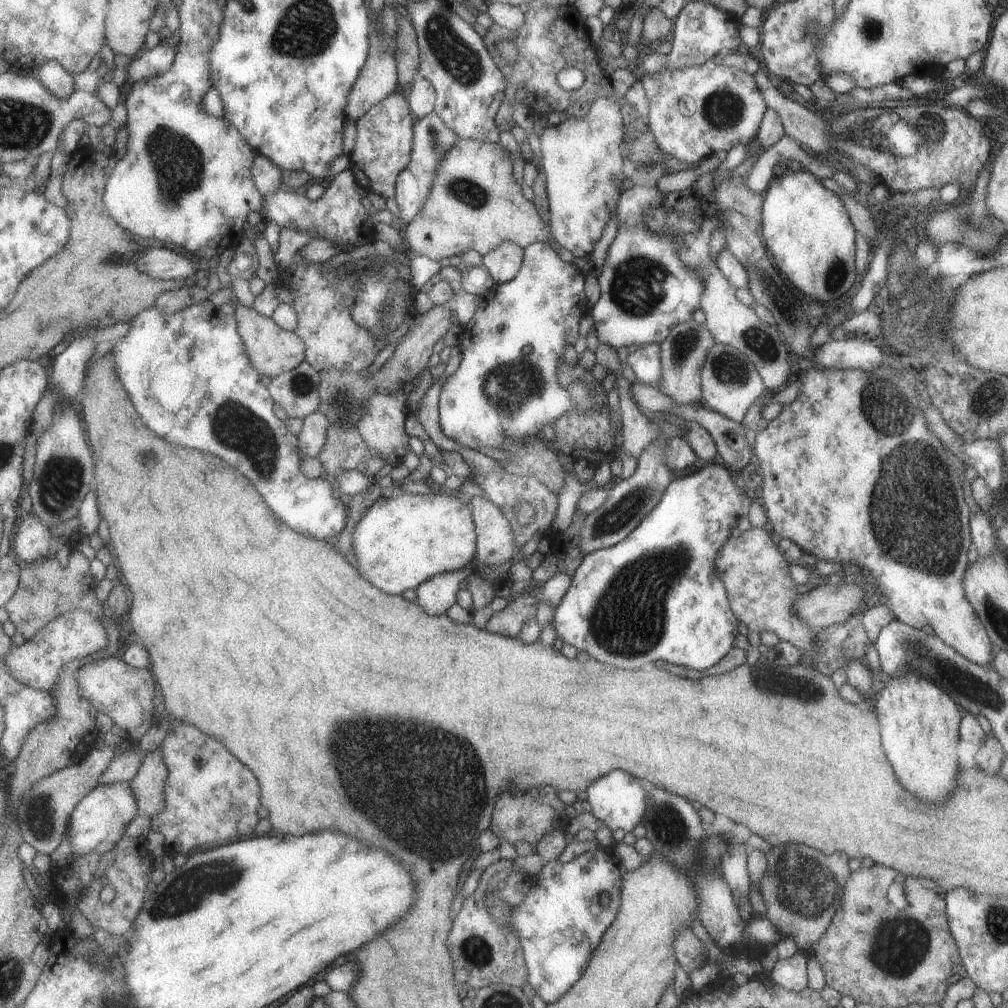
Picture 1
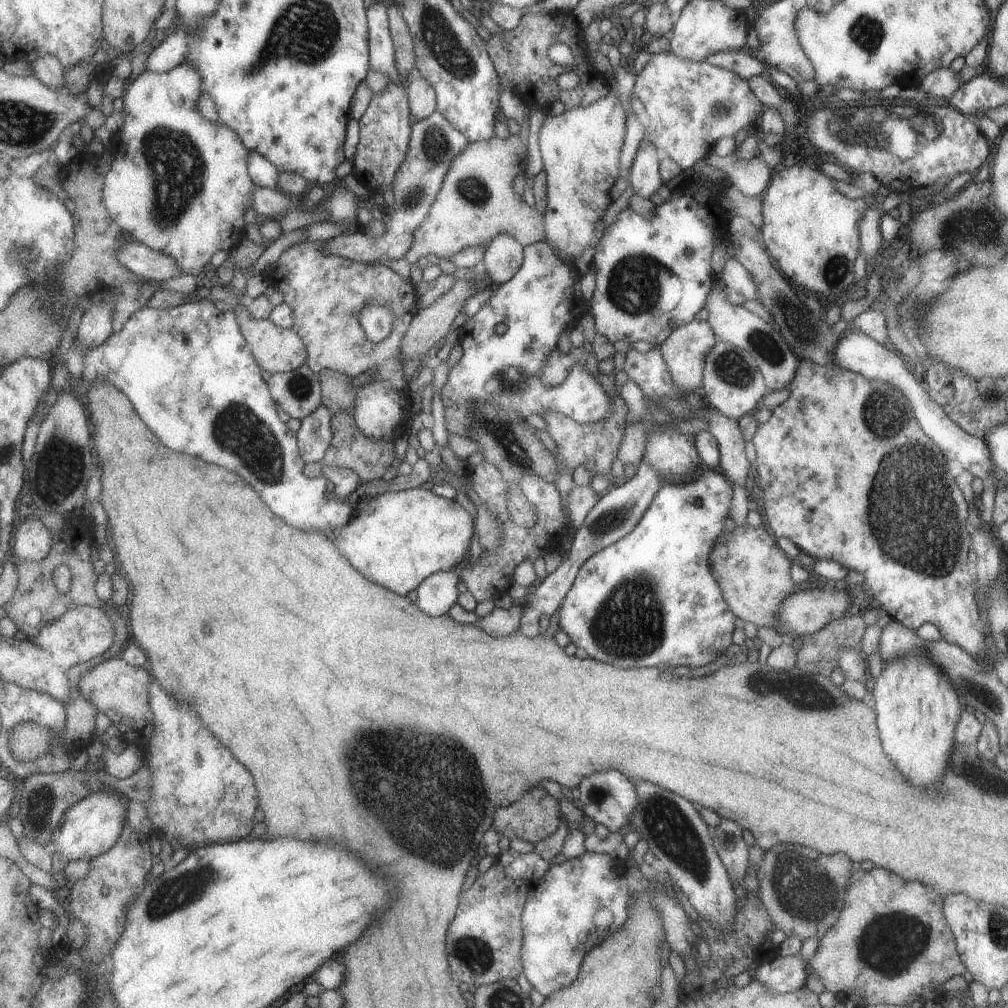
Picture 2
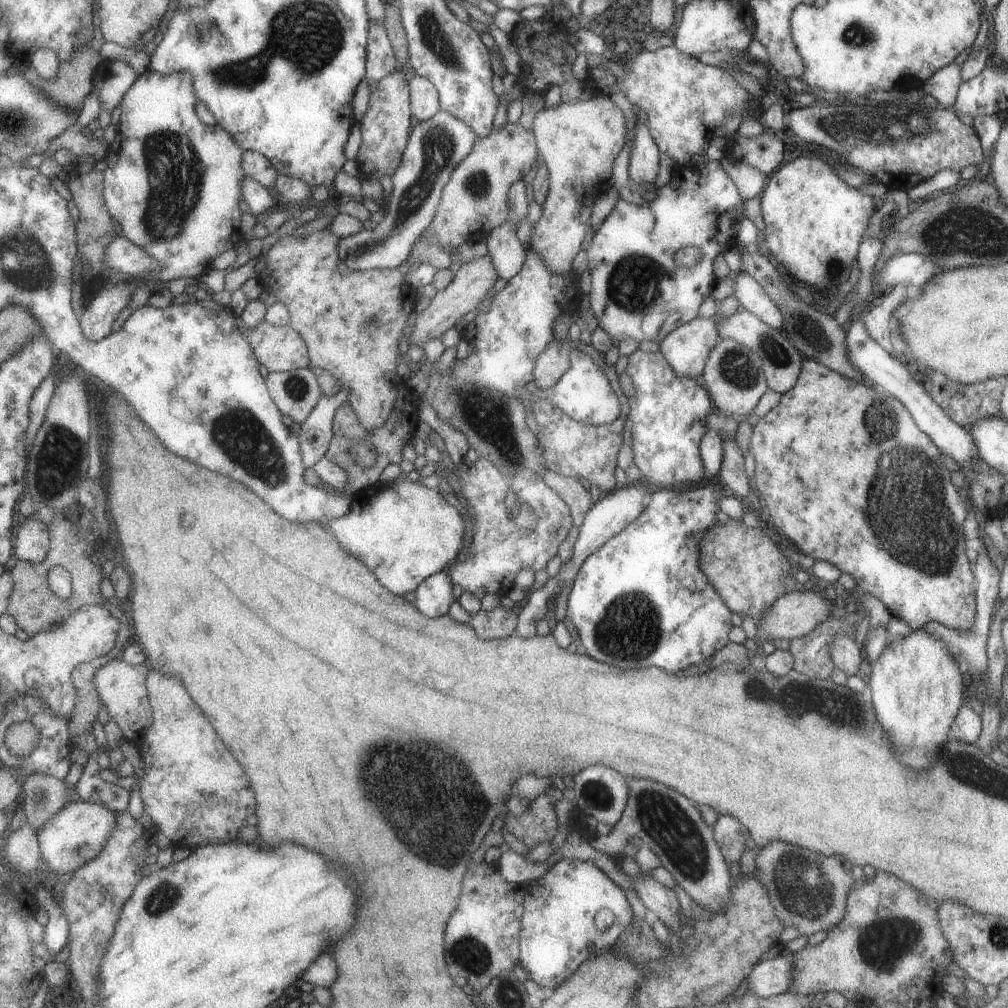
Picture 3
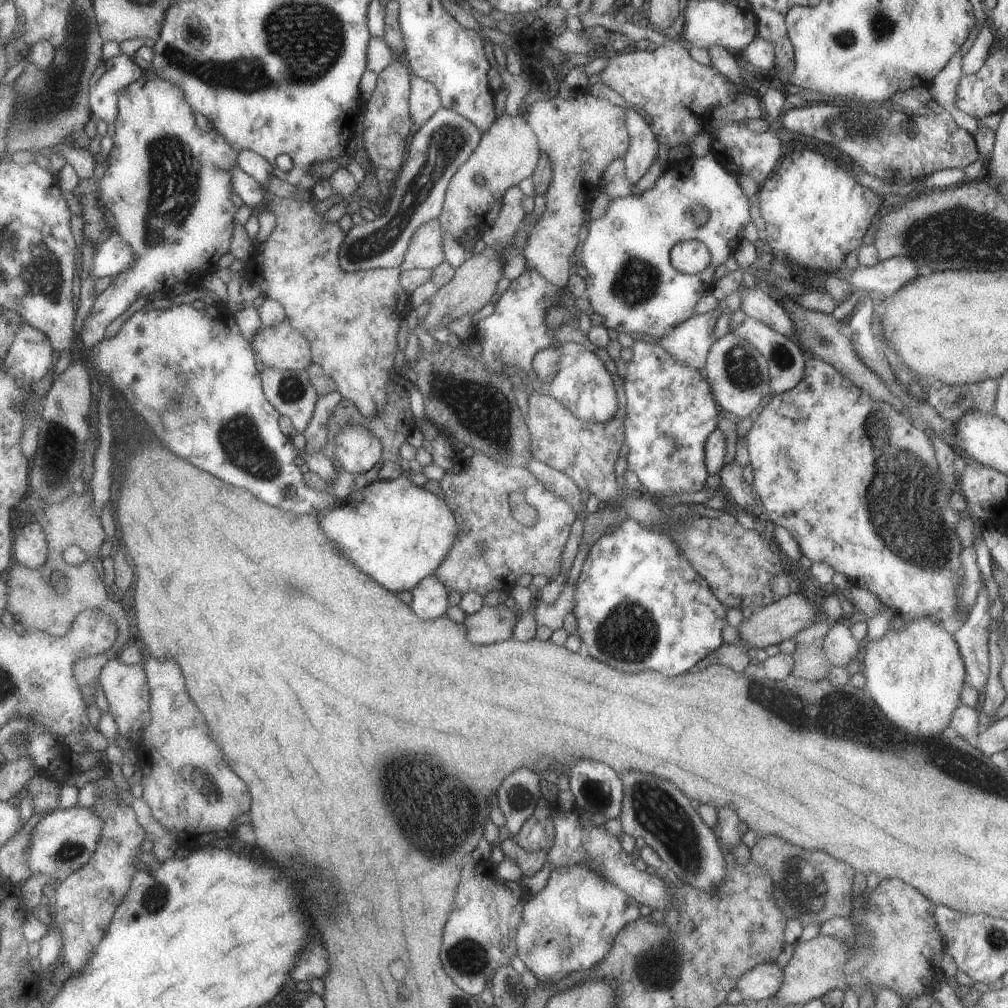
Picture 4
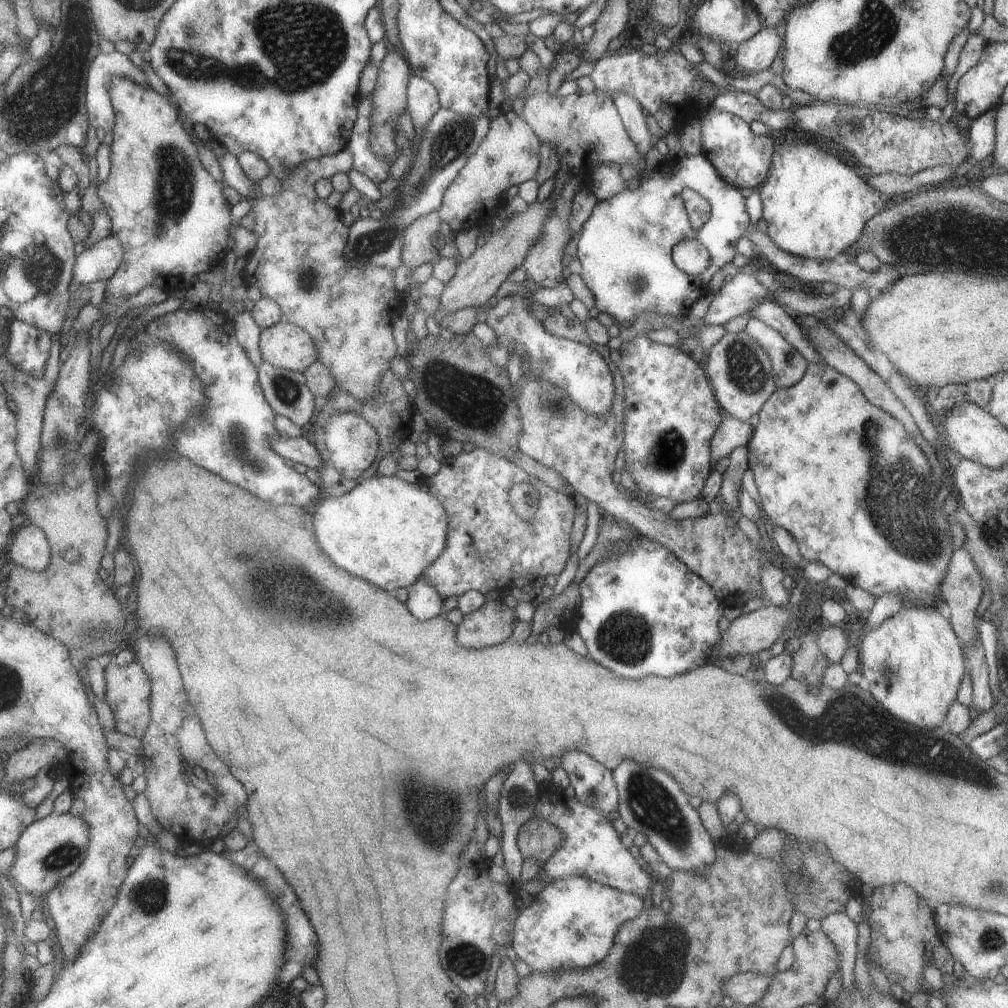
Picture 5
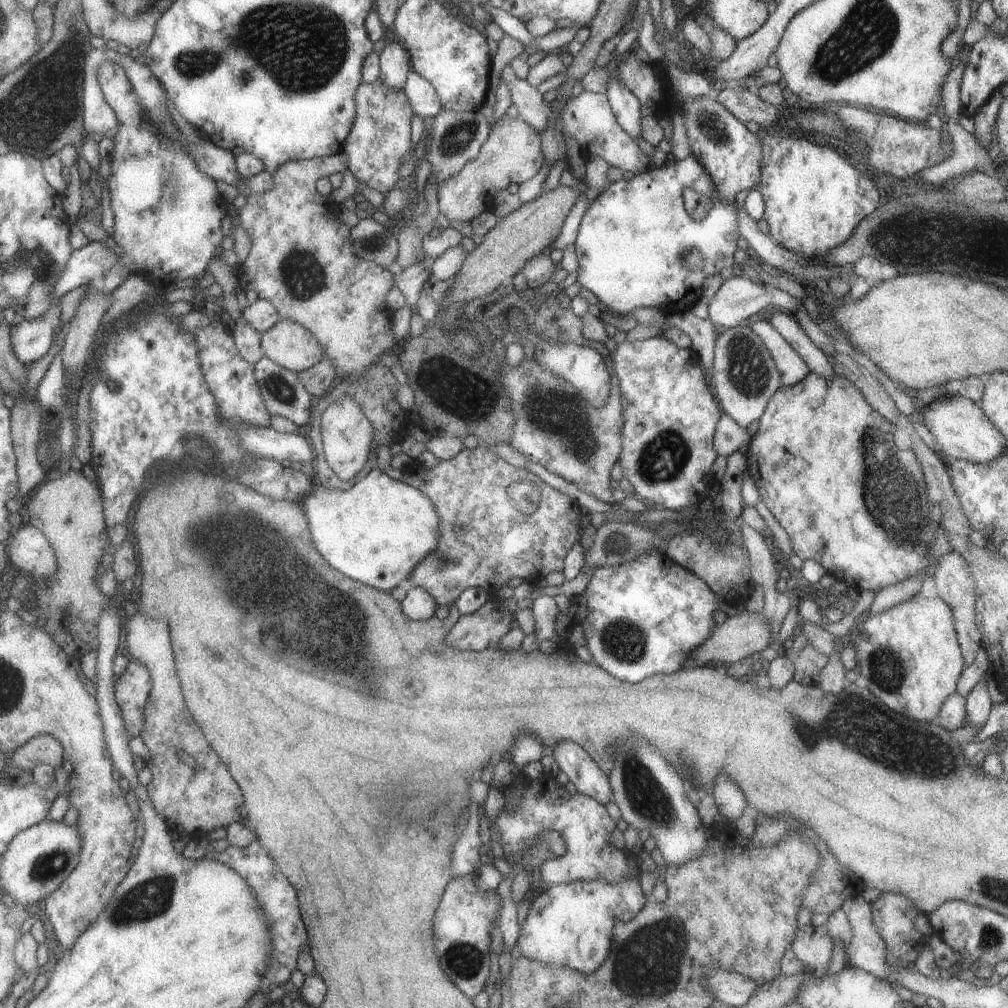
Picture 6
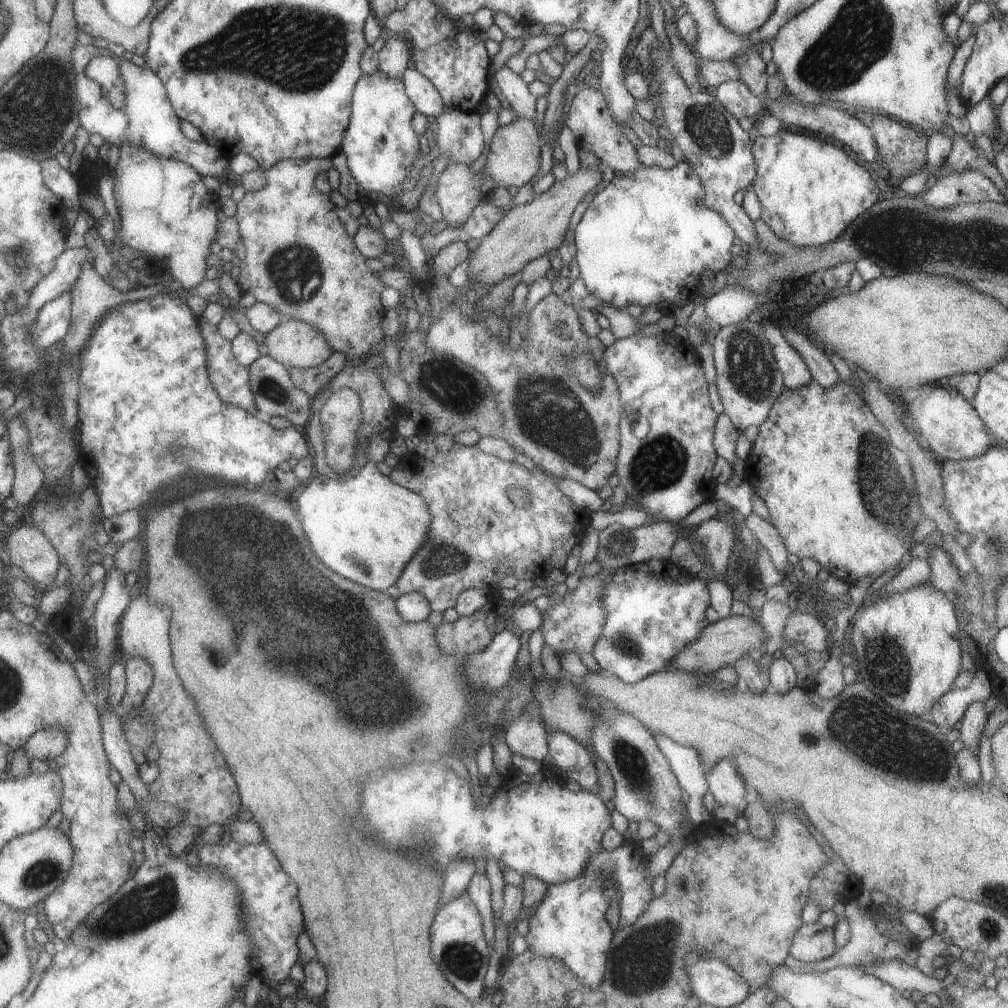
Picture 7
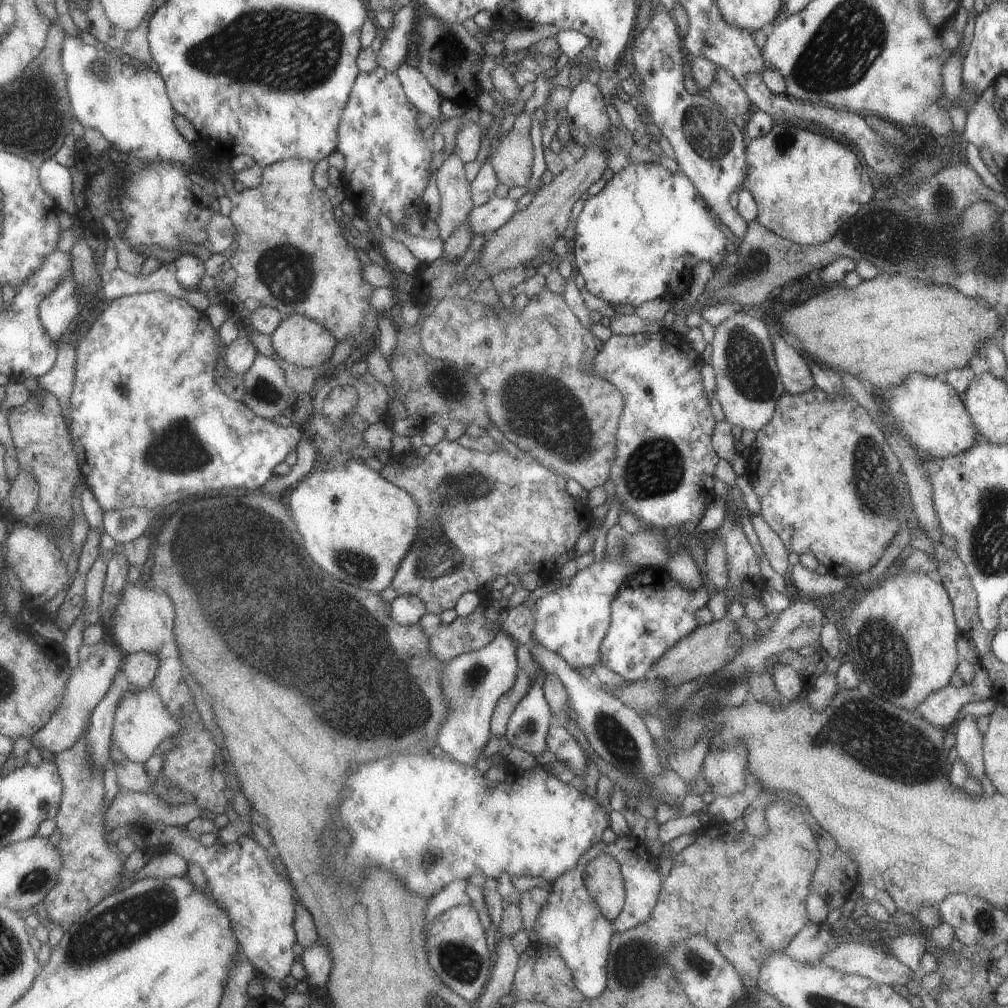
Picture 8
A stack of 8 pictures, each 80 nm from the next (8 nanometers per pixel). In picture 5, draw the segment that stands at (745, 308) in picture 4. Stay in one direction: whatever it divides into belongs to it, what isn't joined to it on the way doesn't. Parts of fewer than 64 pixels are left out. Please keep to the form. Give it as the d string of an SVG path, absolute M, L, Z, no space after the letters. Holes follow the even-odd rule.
M771 299L762 300L755 303L748 315L776 330L807 362L823 362L795 316L787 312L779 303Z

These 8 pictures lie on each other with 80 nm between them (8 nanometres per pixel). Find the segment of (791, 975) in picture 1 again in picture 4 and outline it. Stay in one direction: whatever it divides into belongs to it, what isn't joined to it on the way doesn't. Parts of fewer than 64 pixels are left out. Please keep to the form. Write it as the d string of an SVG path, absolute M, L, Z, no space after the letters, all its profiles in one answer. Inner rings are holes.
M765 962L765 964L757 965L751 968L745 974L741 974L735 980L735 988L741 994L743 1000L765 1000L773 997L775 992L781 986L781 978L783 972L775 962Z

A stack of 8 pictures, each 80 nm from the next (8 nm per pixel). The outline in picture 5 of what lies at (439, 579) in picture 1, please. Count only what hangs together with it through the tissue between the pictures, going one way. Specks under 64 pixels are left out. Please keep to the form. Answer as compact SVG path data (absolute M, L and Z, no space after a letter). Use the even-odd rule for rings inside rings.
M419 579L413 585L409 585L406 590L408 598L405 603L415 618L426 621L439 615L443 599L431 583Z

